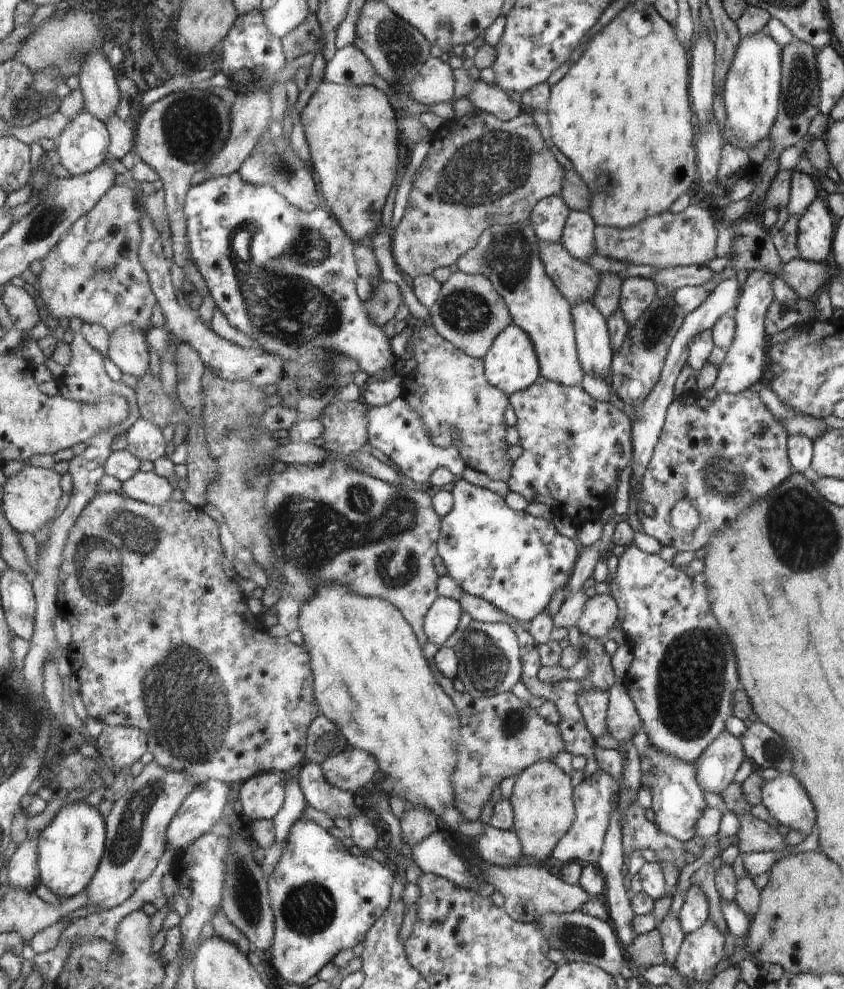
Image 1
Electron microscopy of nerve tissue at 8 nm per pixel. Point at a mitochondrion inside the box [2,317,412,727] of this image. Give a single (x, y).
(101, 578)

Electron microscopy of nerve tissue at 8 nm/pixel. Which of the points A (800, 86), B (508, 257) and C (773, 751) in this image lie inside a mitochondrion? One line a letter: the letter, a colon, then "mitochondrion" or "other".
A: mitochondrion
B: mitochondrion
C: mitochondrion

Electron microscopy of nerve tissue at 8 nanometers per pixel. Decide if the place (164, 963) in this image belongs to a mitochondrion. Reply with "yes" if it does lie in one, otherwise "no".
no

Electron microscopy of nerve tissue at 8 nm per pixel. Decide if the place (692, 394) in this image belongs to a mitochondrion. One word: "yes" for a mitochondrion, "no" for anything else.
no

